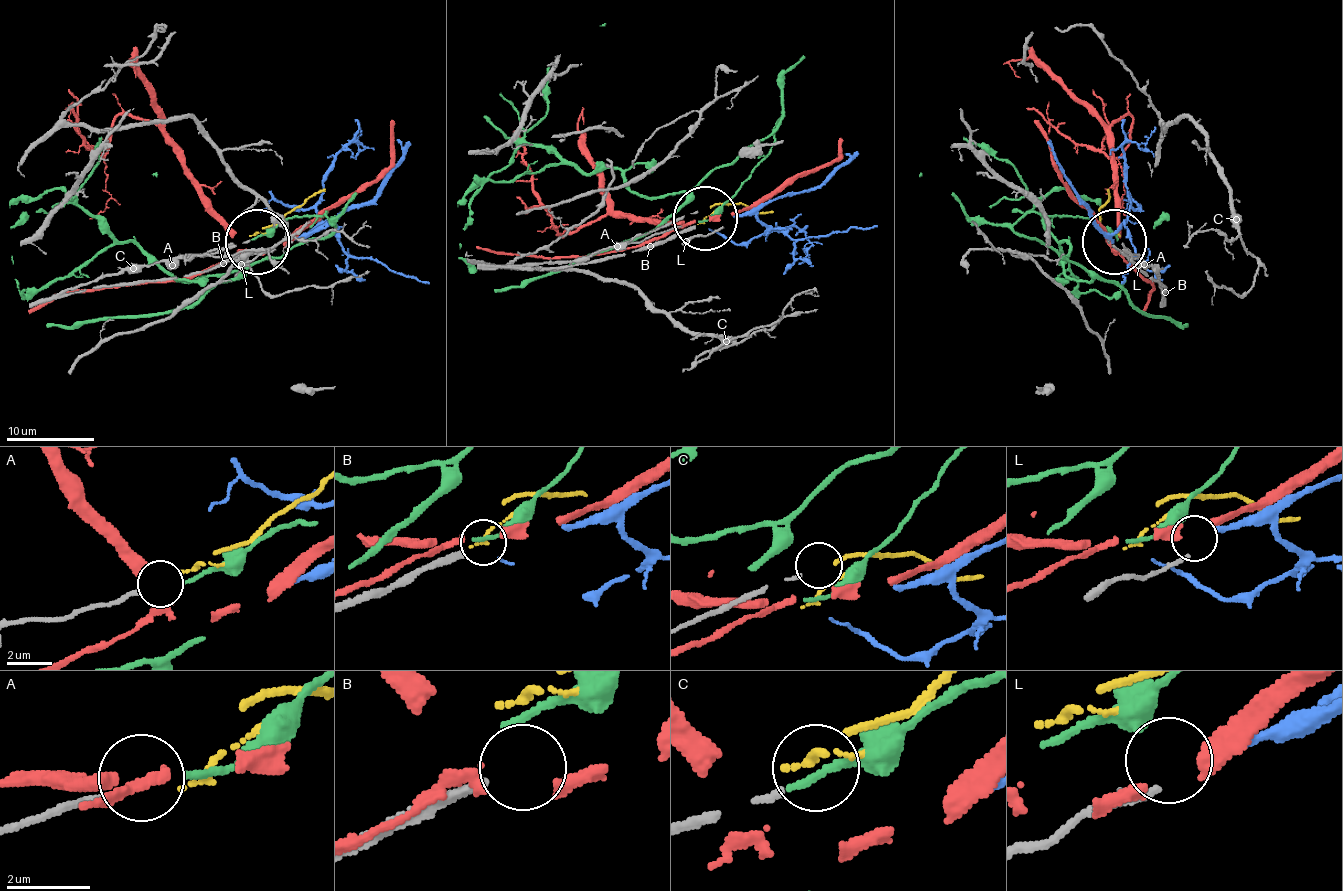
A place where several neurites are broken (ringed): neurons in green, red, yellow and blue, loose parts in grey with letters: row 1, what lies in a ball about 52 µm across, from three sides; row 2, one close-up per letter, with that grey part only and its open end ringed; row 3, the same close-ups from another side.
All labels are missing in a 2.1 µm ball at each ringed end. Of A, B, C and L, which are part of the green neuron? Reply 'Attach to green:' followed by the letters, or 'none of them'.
Attach to green: A

